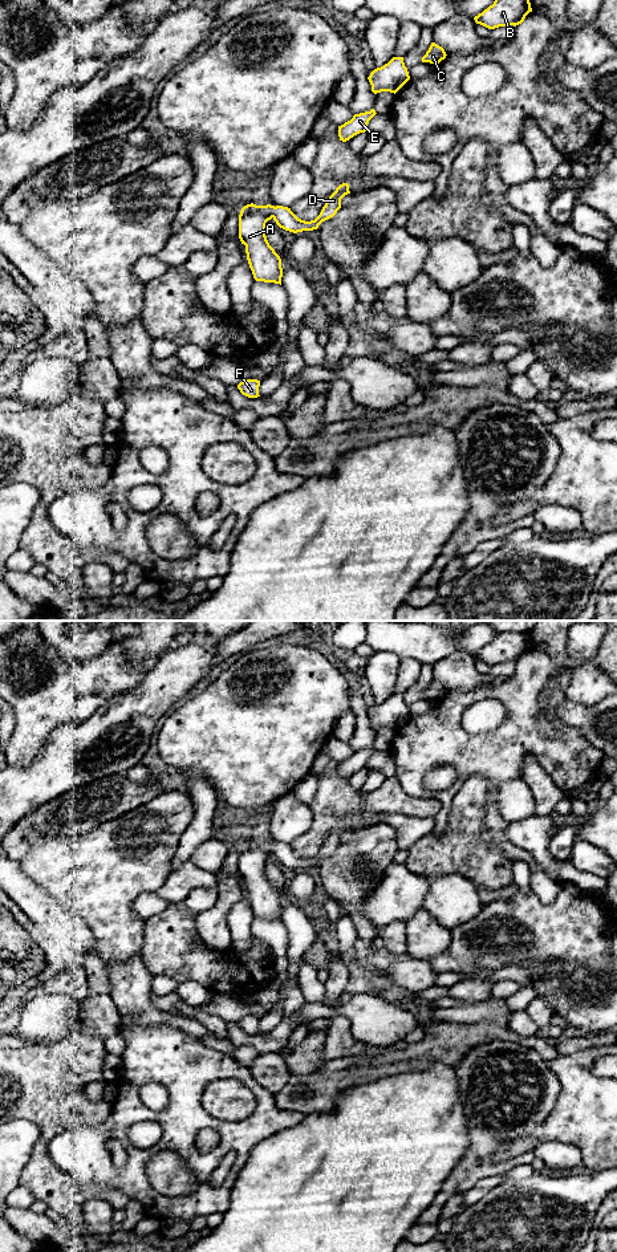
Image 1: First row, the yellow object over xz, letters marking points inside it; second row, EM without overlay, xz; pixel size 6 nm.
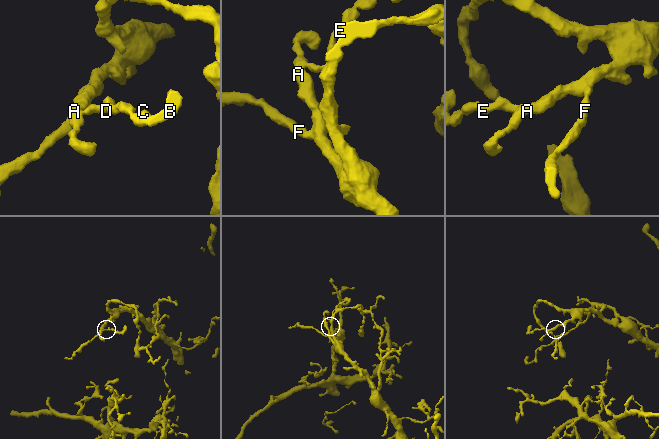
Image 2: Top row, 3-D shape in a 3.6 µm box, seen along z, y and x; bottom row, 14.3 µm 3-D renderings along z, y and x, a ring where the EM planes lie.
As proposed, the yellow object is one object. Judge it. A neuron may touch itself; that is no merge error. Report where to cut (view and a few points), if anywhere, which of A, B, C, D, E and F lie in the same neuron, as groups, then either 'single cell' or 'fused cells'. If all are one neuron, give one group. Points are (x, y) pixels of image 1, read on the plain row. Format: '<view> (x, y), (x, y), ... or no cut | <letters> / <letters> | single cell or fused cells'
no cut | A B C D E F | single cell

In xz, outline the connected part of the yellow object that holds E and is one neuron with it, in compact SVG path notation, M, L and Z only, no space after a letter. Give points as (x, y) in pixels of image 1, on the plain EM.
M376 747L354 751L353 755L344 761L338 763L340 777L346 779L354 772L366 768L369 757L376 752Z

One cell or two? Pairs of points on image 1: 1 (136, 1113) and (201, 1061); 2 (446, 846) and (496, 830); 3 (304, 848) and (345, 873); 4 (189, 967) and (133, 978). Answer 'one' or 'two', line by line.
1: one
2: two
3: two
4: two

